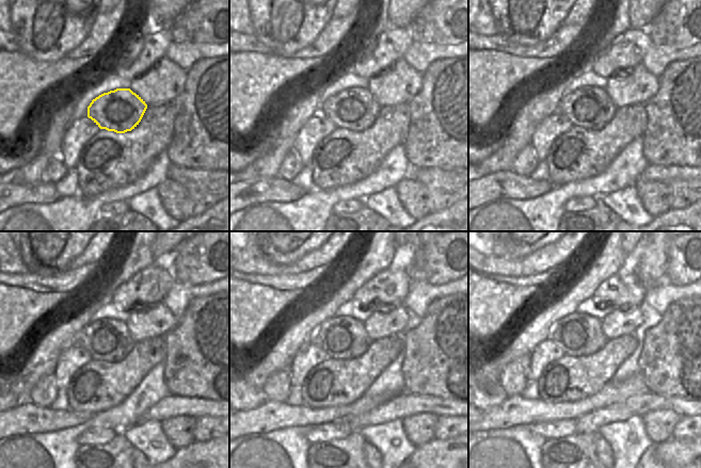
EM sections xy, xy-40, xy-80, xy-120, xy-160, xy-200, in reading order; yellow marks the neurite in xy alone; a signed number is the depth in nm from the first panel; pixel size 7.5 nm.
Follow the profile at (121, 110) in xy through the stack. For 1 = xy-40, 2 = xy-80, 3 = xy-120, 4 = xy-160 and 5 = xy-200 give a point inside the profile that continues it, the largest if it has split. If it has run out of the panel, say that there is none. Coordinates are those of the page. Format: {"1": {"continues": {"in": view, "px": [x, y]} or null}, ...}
{"1": {"continues": {"in": "xy-40", "px": [355, 109]}}, "2": {"continues": {"in": "xy-80", "px": [588, 107]}}, "3": {"continues": {"in": "xy-120", "px": [106, 339]}}, "4": {"continues": {"in": "xy-160", "px": [340, 337]}}, "5": {"continues": {"in": "xy-200", "px": [577, 335]}}}

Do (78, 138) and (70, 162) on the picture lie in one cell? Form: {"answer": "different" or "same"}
{"answer": "same"}

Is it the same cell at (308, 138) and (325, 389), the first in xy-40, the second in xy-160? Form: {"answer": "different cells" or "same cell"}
{"answer": "different cells"}

